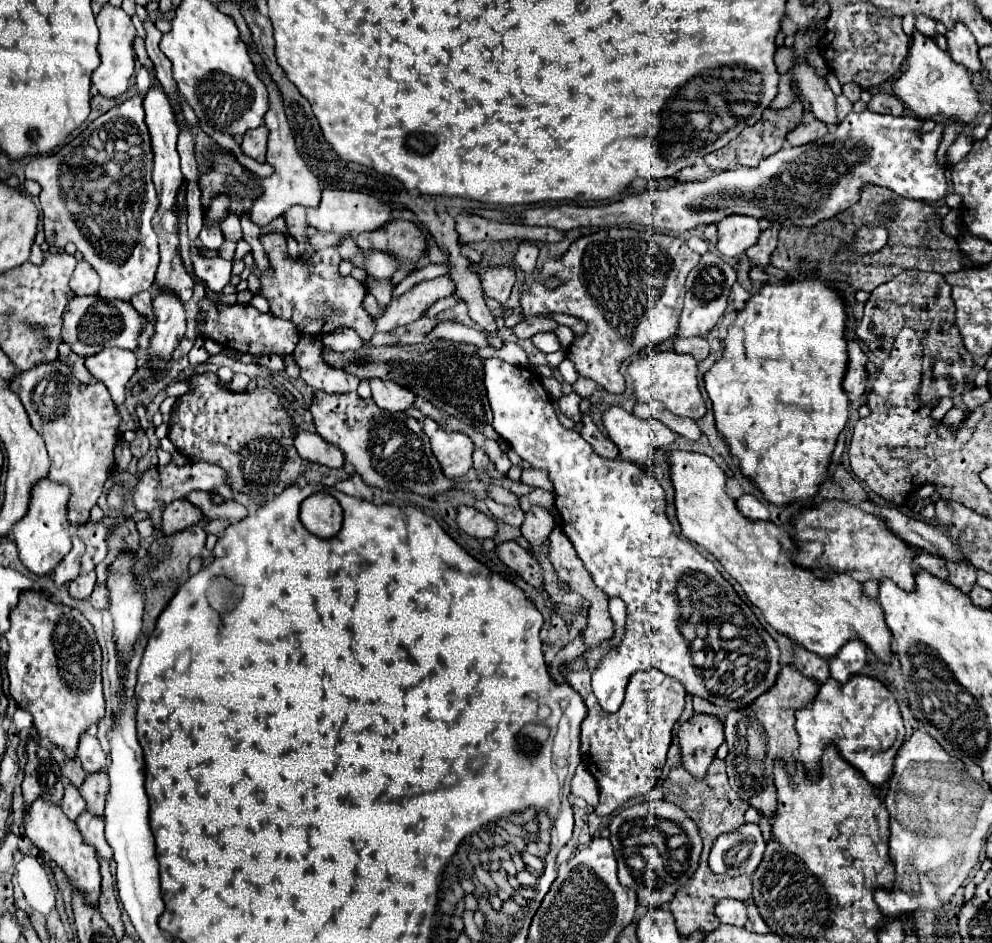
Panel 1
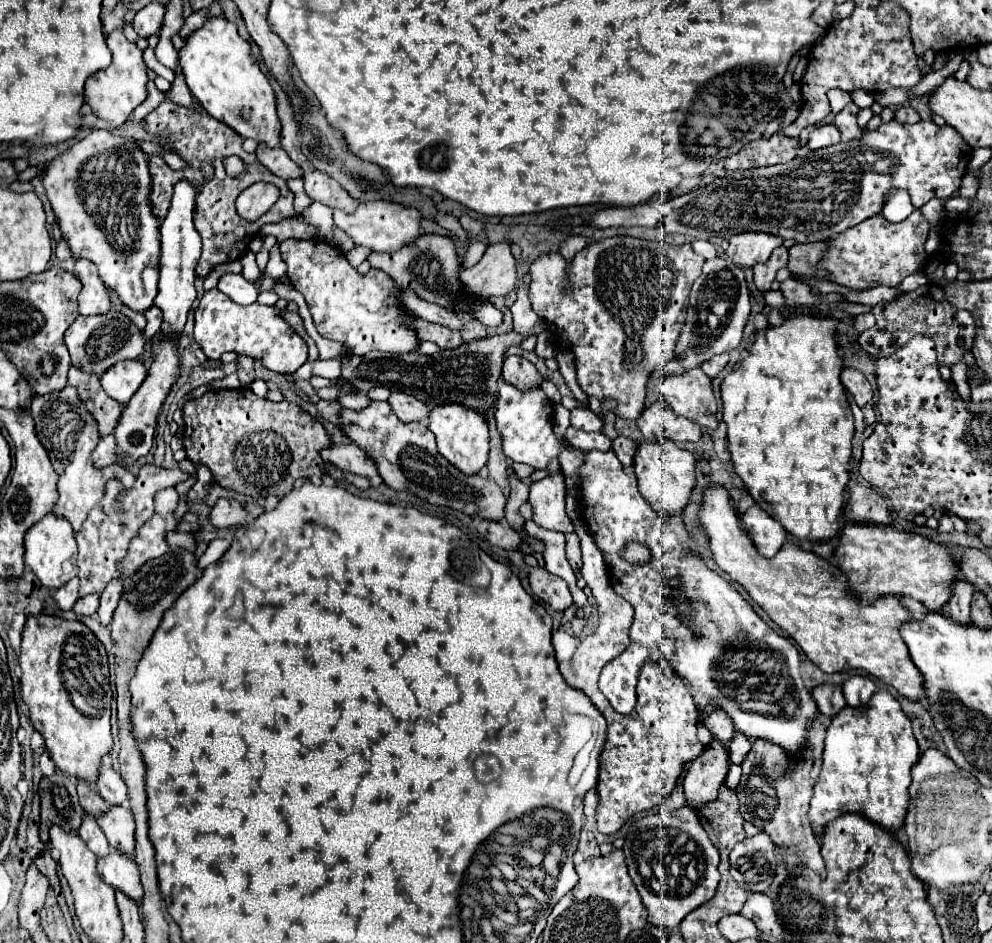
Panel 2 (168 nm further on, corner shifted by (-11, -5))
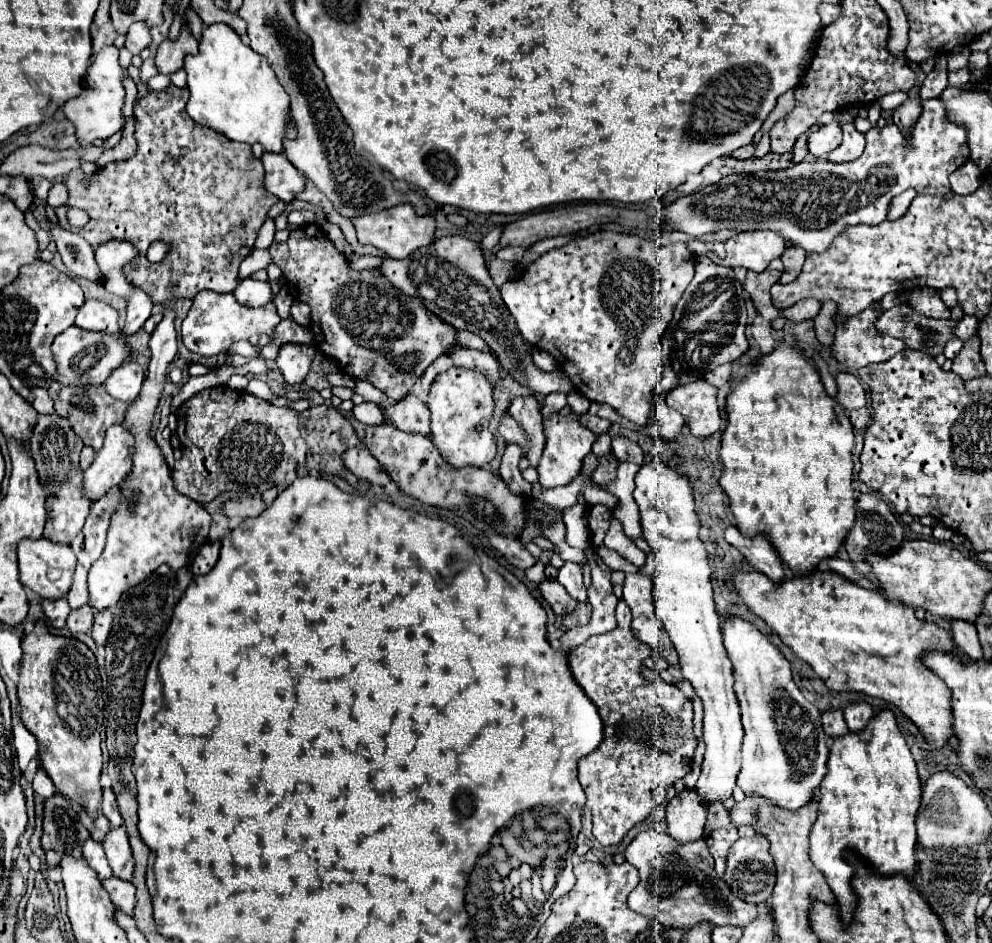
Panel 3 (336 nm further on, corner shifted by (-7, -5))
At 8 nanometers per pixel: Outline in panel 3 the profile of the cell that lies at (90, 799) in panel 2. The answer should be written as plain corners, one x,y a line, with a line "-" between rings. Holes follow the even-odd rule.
82,813
82,825
90,831
90,837
92,837
94,841
98,841
98,843
102,843
104,837
106,837
106,833
110,831
110,823
106,821
104,815
98,815
98,819
90,819
90,817
86,817
86,815

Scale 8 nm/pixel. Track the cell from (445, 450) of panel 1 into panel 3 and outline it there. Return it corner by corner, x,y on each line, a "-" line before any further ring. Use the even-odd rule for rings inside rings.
450,367
436,375
428,395
428,409
432,411
432,443
450,465
458,469
468,465
480,467
496,457
496,437
488,429
494,411
492,387
478,371

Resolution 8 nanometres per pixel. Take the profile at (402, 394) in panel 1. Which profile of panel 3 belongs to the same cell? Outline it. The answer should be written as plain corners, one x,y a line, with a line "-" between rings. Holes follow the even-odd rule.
408,395
402,401
388,405
386,415
394,427
406,433
430,435
430,409
416,395

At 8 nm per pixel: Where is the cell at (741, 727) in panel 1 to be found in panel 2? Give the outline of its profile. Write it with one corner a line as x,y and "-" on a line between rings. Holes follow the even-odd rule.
816,713
816,717
812,719
808,727
808,735
806,735
806,749
802,751
800,759
794,765
790,763
788,753
780,745
766,739
752,741
752,749
742,761
742,779
738,785
740,813
746,821
756,825
760,831
768,833
774,843
786,847
784,861
790,875
794,873
796,867
802,867
802,865
808,865
822,877
826,873
824,859
820,855
820,843
808,819
812,787
820,773
822,745
824,745
824,735
826,735
826,727
820,717
822,715

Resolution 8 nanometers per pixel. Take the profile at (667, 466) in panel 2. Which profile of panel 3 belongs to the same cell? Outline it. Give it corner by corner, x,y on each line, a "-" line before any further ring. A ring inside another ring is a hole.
648,463
636,473
634,499
640,509
640,525
650,543
658,569
654,575
654,605
674,649
680,657
682,677
688,679
704,703
706,753
696,793
704,805
732,797
740,773
742,721
734,695
734,667
726,655
720,619
714,609
708,551
698,537
700,519
694,511
694,497
686,477
662,463

